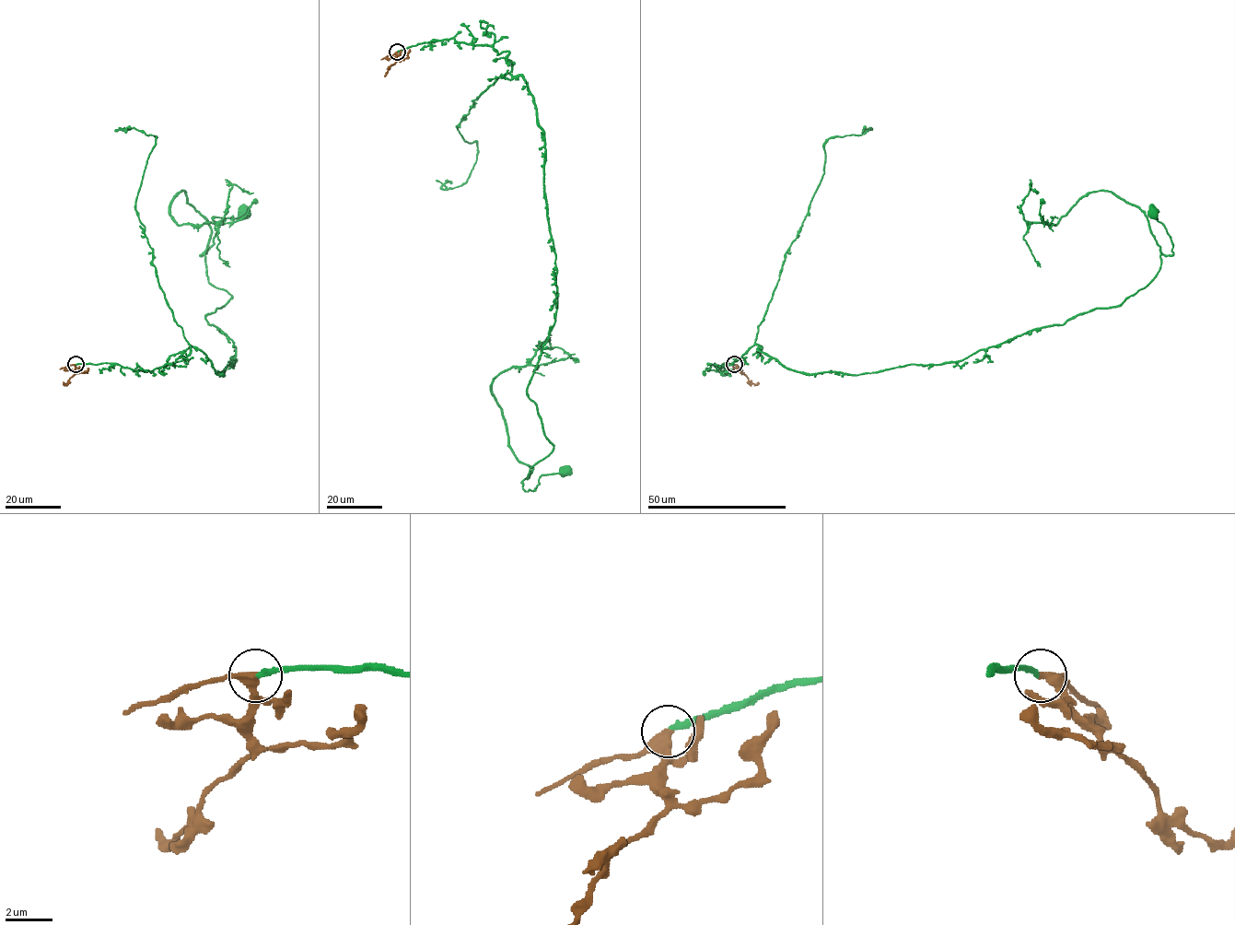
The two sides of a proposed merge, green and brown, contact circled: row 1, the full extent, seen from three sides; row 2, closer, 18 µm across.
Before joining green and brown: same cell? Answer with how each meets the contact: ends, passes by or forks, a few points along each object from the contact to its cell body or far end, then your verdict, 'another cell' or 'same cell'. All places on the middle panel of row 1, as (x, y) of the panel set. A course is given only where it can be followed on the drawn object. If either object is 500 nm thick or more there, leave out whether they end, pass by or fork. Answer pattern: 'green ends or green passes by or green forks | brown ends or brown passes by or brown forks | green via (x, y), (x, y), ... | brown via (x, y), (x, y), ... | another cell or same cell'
green ends | brown passes by | green via (397, 52), (453, 38), (508, 52), (532, 96), (557, 306), (527, 388), (553, 450), (523, 488), (568, 471) | brown via (397, 52), (396, 61), (384, 76) | same cell

